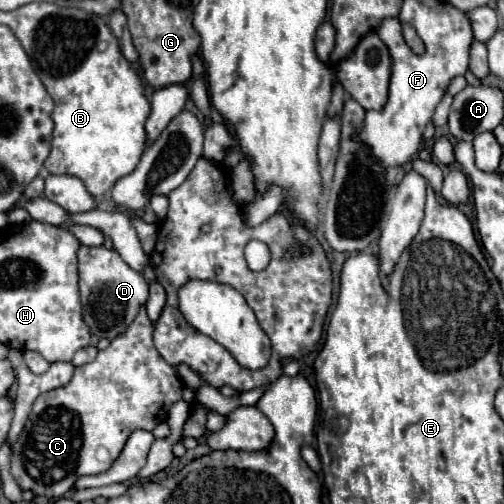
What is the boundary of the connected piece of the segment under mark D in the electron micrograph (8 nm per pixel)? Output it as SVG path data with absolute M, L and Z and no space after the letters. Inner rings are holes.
M84 247L78 249L78 273L80 273L80 297L84 305L84 321L98 337L114 339L124 333L136 319L140 307L148 301L148 283L142 273L130 269L116 249ZM100 293L100 299L94 299Z

